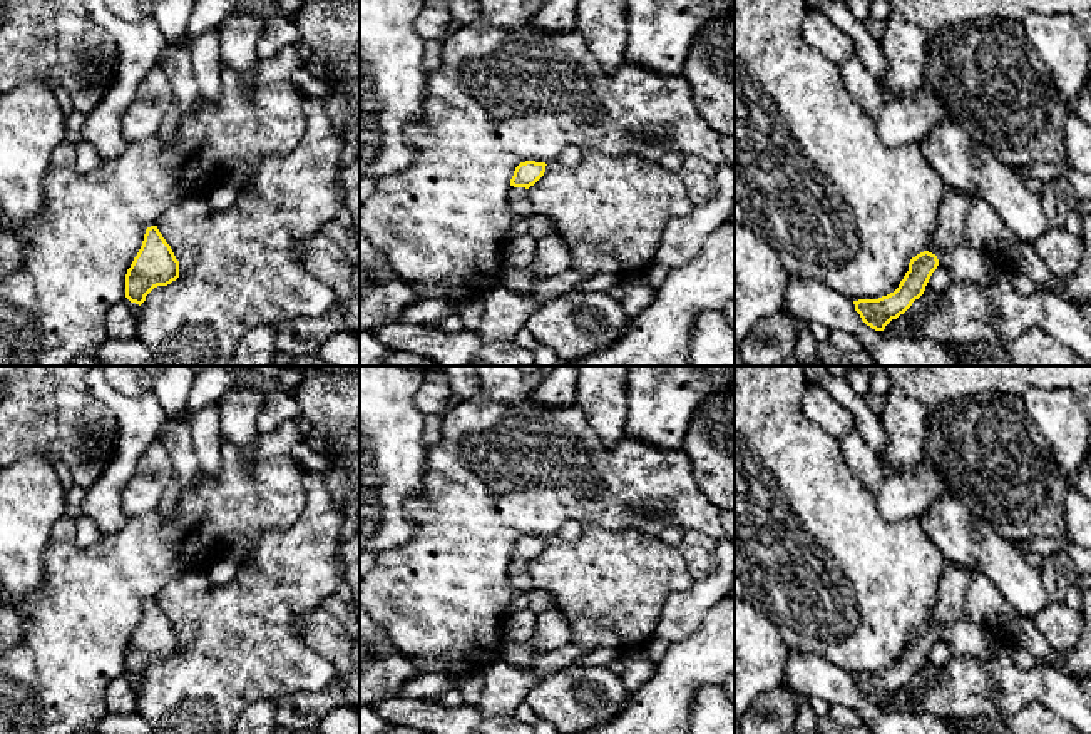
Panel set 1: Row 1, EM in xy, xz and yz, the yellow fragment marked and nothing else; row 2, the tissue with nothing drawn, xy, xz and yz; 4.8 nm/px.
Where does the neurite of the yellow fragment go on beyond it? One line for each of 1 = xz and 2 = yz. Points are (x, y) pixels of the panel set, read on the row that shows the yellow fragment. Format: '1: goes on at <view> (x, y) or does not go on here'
1: goes on at xz (519, 204)
2: does not go on here

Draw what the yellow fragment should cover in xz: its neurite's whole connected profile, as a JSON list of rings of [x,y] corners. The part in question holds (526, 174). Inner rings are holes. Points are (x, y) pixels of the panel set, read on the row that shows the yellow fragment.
[[[525,161],[515,167],[507,196],[509,211],[515,221],[534,214],[527,189],[544,176],[546,166],[546,162]]]

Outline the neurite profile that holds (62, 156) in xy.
[[[64,140],[50,157],[50,166],[54,167],[72,167],[74,166],[74,145],[67,140]]]

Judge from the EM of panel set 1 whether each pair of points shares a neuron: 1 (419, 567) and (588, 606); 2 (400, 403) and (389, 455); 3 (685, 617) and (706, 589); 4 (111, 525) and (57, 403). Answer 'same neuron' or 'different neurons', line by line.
1: different neurons
2: same neuron
3: same neuron
4: different neurons

